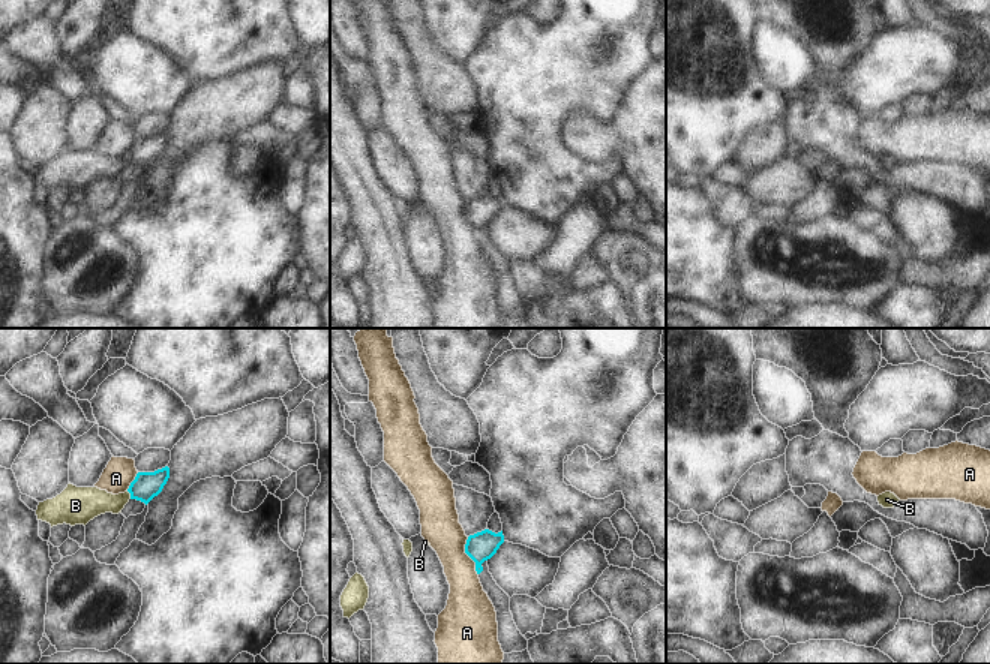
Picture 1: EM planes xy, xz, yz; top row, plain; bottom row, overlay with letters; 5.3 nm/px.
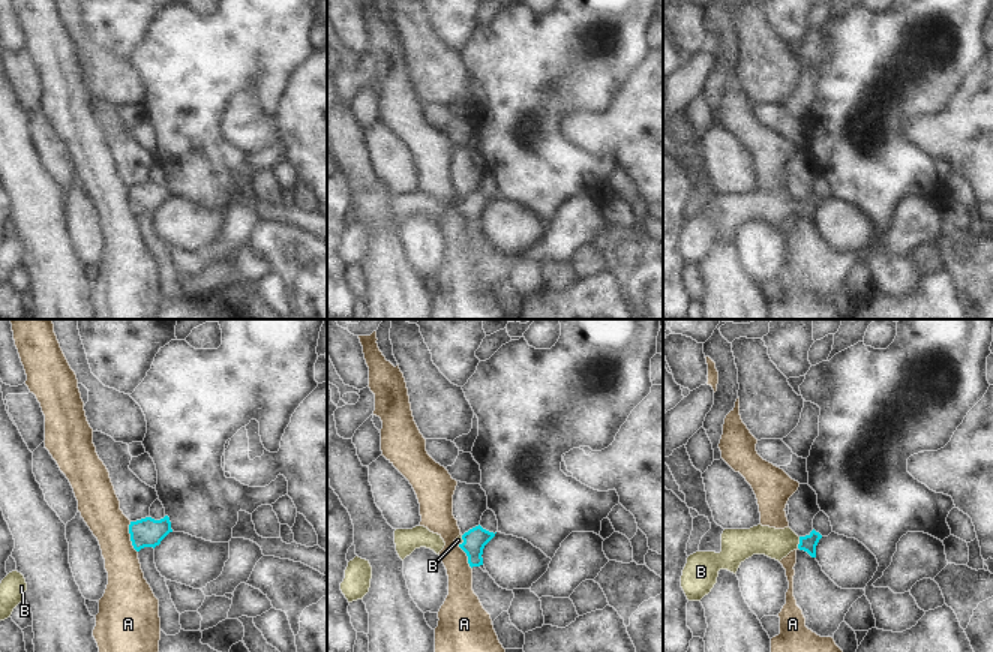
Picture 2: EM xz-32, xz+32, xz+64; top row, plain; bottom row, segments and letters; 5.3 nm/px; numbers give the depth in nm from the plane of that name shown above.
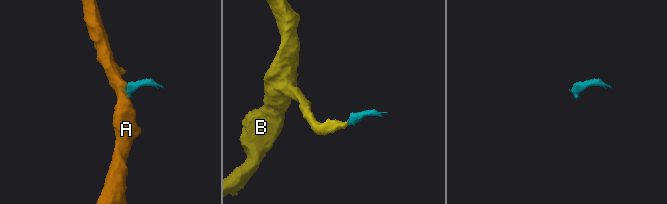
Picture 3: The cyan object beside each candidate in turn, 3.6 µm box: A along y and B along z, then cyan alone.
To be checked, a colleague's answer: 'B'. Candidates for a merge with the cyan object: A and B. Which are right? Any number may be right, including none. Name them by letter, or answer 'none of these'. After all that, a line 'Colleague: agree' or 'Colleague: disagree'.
B
Colleague: agree

